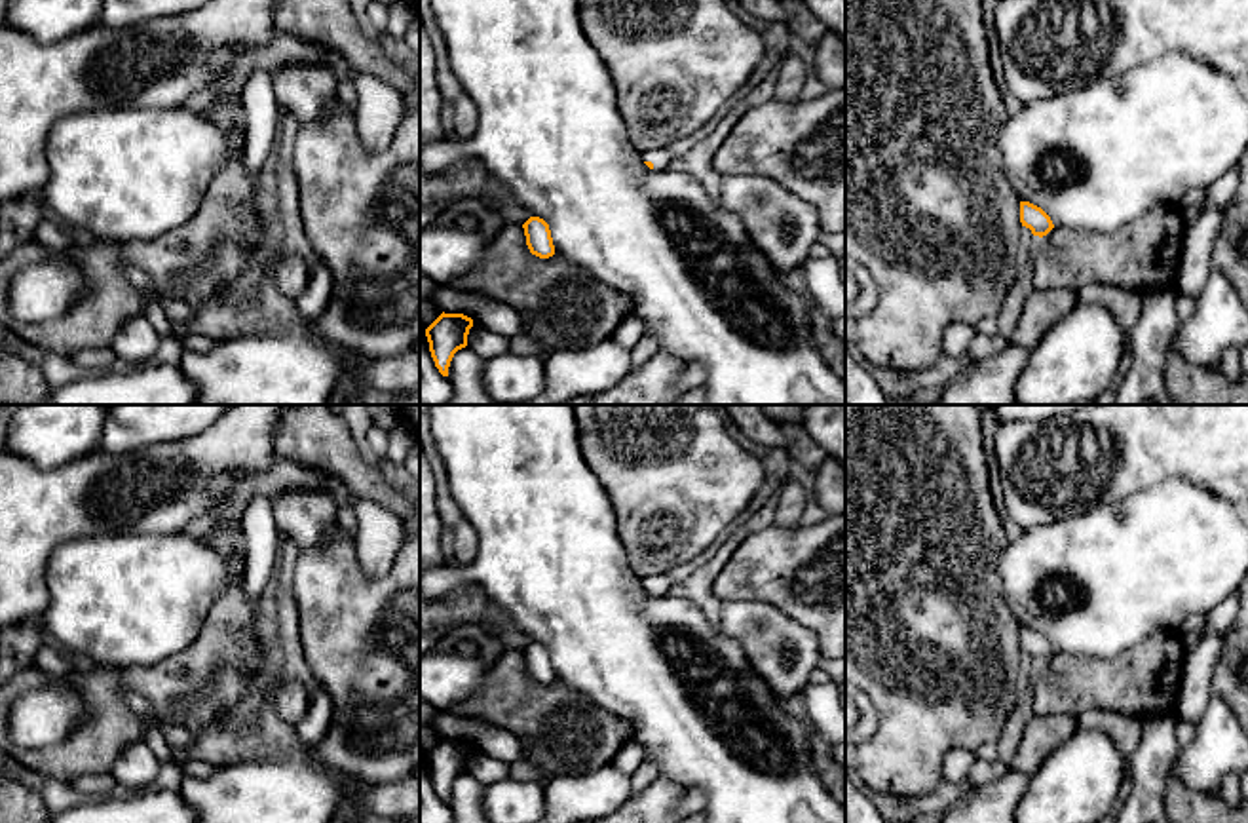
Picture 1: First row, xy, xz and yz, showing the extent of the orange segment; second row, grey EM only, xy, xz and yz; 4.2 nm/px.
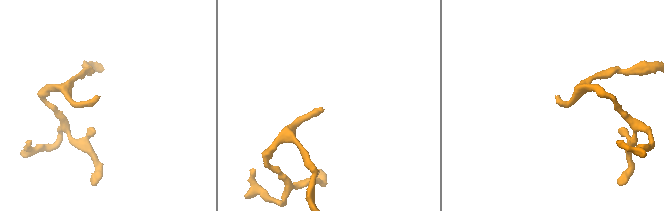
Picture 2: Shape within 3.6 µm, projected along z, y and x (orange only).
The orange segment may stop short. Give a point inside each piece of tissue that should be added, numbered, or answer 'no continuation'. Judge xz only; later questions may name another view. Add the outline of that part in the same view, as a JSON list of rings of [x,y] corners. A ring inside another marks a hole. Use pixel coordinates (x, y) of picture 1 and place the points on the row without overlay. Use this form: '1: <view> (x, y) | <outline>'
1: xz (661, 584) | [[[655,574],[642,580],[642,585],[652,587],[655,597],[667,595],[672,584],[674,582],[669,578],[669,574]]]

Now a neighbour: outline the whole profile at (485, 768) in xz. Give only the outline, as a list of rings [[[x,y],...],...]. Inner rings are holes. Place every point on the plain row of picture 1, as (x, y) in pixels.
[[[475,749],[467,760],[467,774],[471,774],[482,785],[488,785],[507,779],[509,766]]]

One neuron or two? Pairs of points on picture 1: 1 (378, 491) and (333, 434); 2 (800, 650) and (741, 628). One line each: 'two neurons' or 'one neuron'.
1: one neuron
2: one neuron

